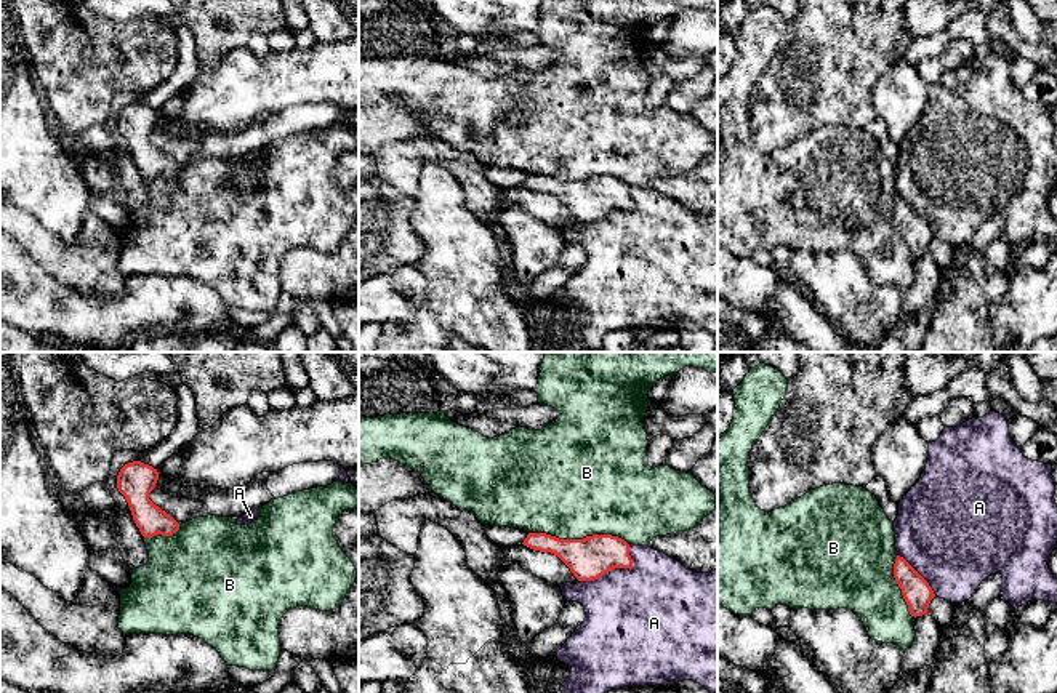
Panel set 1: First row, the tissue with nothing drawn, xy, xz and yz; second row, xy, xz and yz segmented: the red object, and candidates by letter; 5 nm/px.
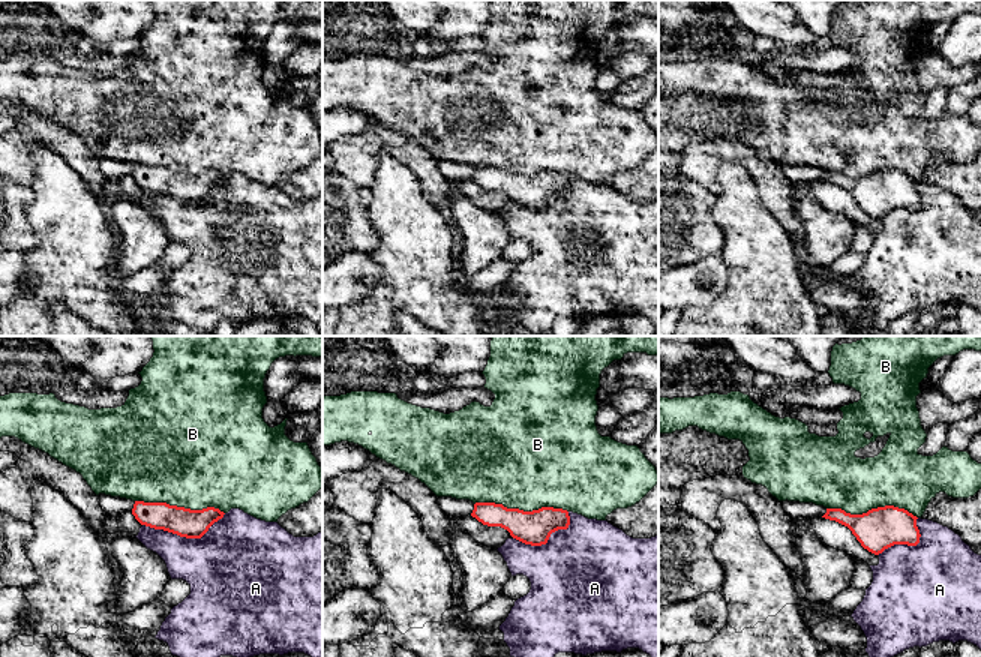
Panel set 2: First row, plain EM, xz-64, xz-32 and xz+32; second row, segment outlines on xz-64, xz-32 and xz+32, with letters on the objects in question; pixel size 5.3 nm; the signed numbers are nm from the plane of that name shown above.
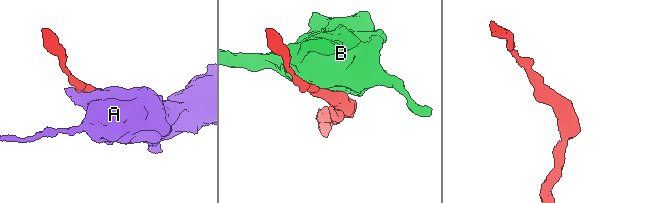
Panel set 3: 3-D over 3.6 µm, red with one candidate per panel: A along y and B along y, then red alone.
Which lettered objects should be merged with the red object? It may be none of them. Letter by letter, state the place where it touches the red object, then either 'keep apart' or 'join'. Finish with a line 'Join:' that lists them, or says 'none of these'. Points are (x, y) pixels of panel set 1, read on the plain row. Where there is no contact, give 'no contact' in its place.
A: meets red in xz at (615, 208); keep apart
B: meets red in xz at (578, 181); keep apart
Join: none of these

